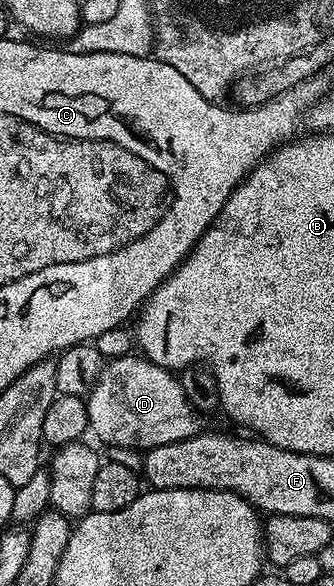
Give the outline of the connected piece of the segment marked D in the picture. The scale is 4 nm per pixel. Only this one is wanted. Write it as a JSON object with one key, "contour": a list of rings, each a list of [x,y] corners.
{"contour":[[[134,355],[108,359],[95,385],[87,393],[85,420],[91,423],[92,434],[103,444],[138,450],[165,446],[169,442],[181,442],[199,435],[200,417],[189,398],[185,398],[180,377],[142,355]]]}

